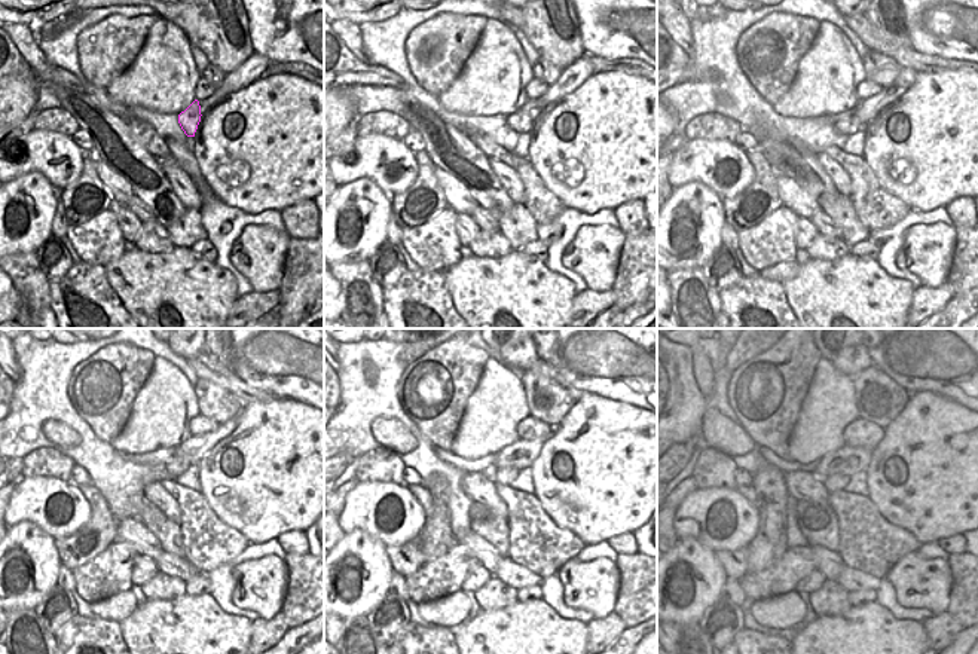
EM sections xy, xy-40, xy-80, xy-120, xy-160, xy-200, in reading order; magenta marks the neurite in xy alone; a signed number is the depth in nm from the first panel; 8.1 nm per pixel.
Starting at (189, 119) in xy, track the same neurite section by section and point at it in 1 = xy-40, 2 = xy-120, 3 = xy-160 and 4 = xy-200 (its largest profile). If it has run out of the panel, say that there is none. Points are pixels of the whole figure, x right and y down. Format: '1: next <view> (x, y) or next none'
1: next xy-40 (522, 122)
2: next xy-120 (176, 465)
3: next xy-160 (504, 476)
4: next xy-200 (837, 482)

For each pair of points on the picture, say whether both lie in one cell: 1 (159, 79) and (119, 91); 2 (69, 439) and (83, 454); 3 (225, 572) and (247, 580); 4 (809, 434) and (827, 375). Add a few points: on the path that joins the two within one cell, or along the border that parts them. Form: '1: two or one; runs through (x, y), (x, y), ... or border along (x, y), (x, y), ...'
1: one; runs through (149, 83), (130, 89)
2: two; border along (43, 433), (63, 448), (73, 448), (82, 440)
3: two; border along (262, 558), (232, 570), (240, 608)
4: one; runs through (822, 419), (827, 410), (827, 390)

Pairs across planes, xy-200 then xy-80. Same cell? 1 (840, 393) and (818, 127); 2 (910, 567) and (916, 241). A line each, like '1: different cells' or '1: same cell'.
1: different cells
2: same cell

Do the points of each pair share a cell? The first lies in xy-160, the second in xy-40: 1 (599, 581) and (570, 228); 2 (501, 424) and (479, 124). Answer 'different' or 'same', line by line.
1: different
2: different

